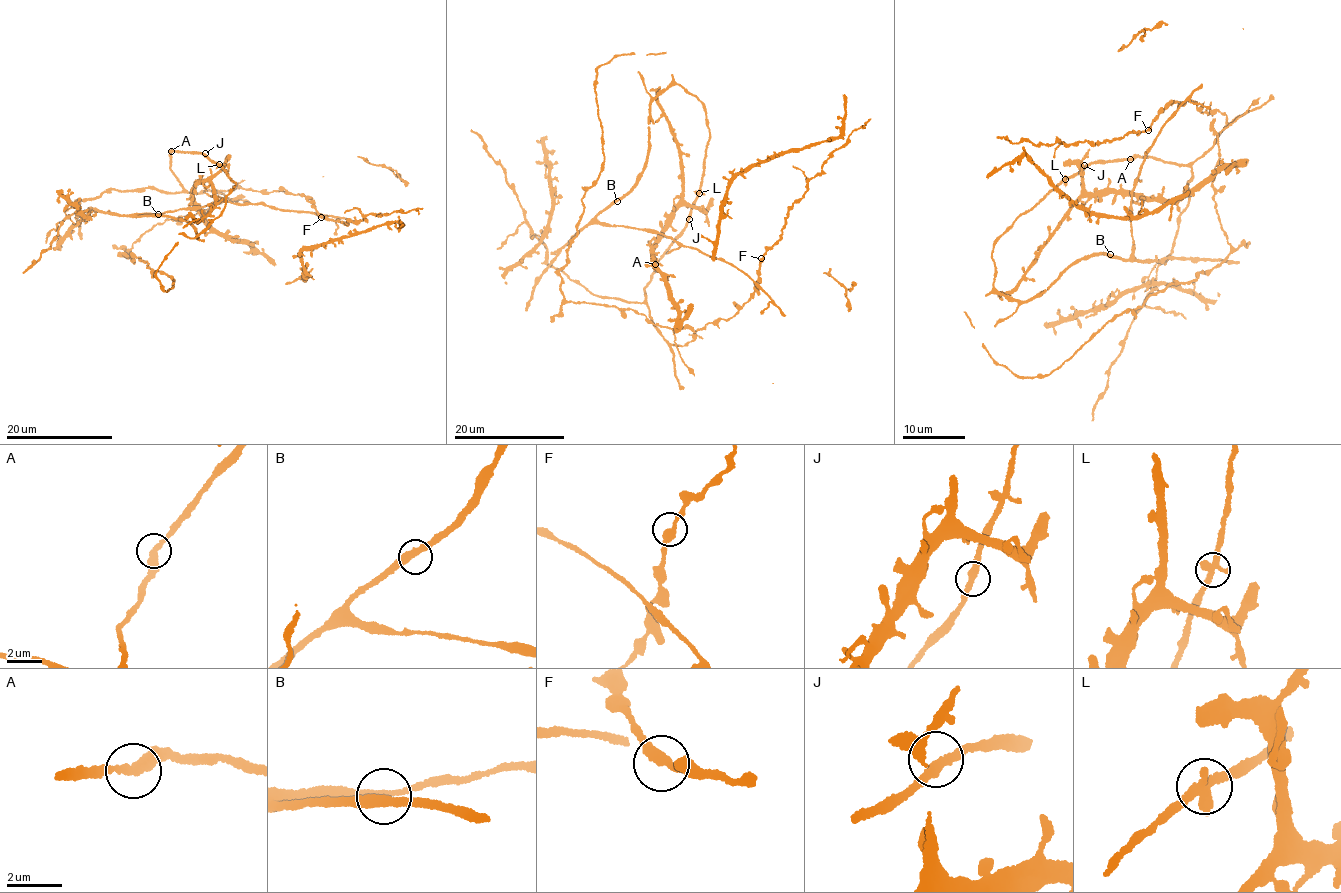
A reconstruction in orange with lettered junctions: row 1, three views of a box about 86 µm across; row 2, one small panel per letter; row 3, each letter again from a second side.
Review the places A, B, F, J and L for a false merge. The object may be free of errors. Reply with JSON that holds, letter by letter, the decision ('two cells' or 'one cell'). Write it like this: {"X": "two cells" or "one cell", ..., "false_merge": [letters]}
{"A": "one cell", "B": "one cell", "F": "one cell", "J": "one cell", "L": "one cell", "false_merge": []}

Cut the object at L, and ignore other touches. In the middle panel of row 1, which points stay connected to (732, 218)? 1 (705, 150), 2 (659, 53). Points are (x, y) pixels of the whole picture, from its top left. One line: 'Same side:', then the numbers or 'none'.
Same side: 2

